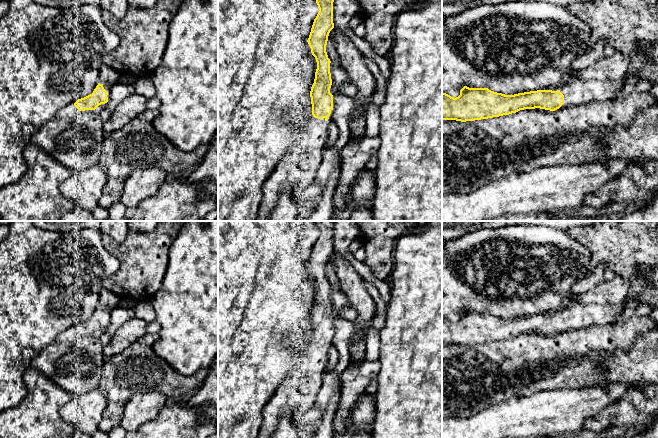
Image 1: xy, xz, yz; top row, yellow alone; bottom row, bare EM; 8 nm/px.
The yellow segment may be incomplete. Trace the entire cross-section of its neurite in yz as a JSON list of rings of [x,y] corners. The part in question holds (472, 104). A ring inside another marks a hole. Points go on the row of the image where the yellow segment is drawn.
[[[630,74],[614,81],[574,80],[554,90],[537,90],[514,95],[505,95],[488,88],[469,88],[464,86],[456,98],[442,93],[442,120],[456,120],[461,122],[475,121],[509,115],[520,110],[535,110],[543,113],[554,113],[569,106],[589,101],[609,102],[616,99],[616,94],[626,85],[636,85],[640,78]]]

